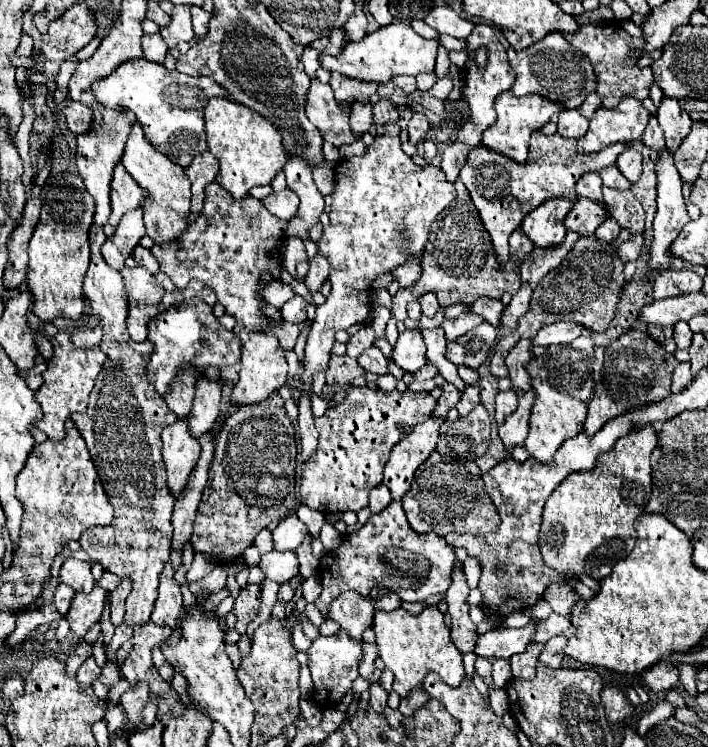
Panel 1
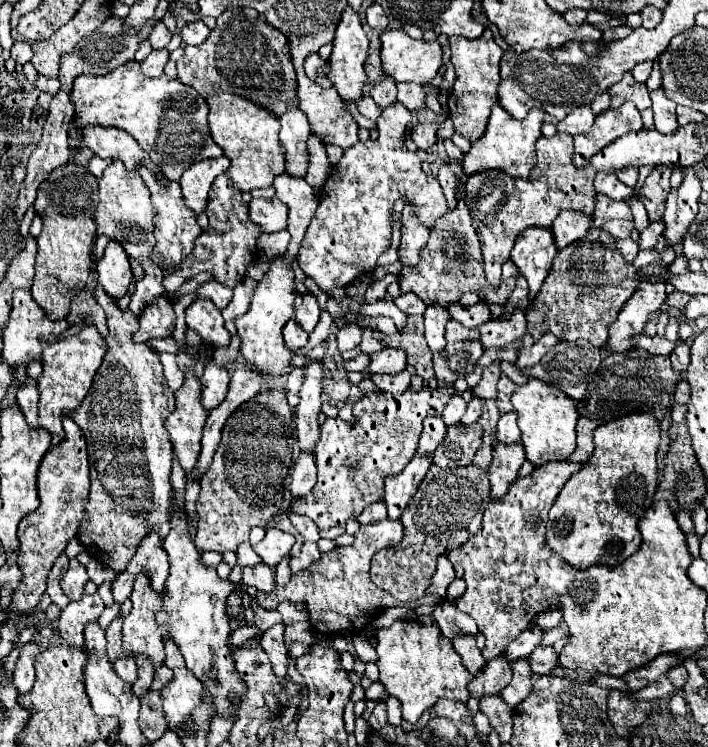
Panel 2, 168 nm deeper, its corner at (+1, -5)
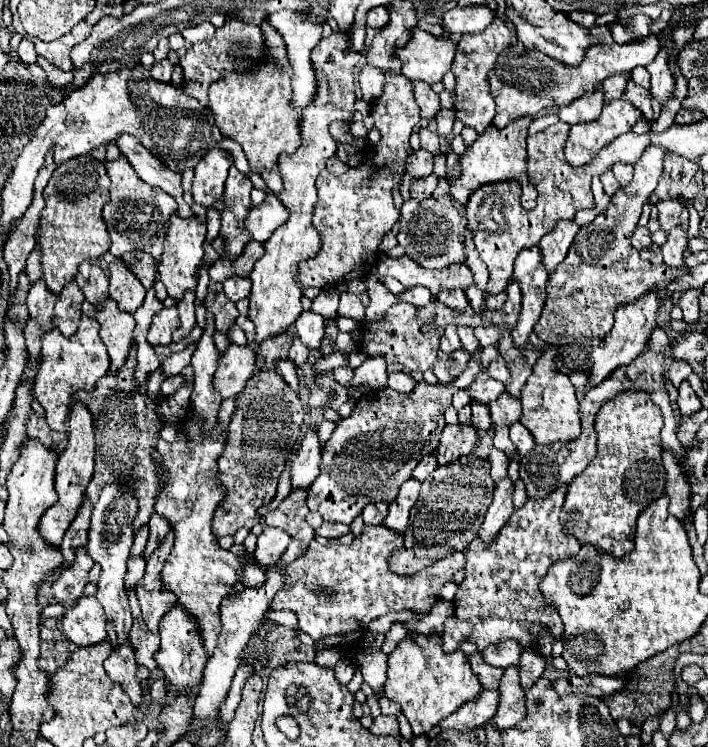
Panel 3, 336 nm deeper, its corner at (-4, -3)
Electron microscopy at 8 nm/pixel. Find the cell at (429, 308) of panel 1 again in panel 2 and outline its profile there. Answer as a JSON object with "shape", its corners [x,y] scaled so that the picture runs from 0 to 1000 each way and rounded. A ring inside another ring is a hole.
{"shape":[[[619,407],[605,410],[605,415],[599,420],[599,434],[602,434],[602,458],[610,471],[624,471],[630,466],[627,444],[630,444],[633,428],[636,428],[636,423],[627,410],[619,410]]]}

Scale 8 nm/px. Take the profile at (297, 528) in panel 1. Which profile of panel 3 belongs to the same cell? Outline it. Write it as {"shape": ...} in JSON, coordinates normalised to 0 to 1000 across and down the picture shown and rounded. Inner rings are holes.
{"shape":[[[377,704],[366,715],[363,734],[360,734],[360,750],[371,758],[380,758],[383,752],[391,752],[397,747],[397,742],[405,736],[408,723],[411,723],[408,715],[403,715],[400,710]]]}

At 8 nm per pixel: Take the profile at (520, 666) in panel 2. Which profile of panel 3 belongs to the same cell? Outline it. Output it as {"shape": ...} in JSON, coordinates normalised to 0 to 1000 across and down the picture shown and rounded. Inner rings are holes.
{"shape":[[[719,892],[713,897],[705,926],[708,926],[708,940],[702,956],[696,959],[696,969],[705,977],[716,977],[725,975],[744,956],[742,924],[733,916],[733,892]]]}

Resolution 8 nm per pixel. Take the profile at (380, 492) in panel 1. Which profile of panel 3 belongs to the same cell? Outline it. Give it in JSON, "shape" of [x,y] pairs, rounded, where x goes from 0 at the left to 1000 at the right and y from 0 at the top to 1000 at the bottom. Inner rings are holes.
{"shape":[[[530,672],[530,675],[521,675],[516,677],[513,683],[513,696],[516,701],[524,701],[524,704],[538,704],[544,691],[547,691],[547,672]]]}

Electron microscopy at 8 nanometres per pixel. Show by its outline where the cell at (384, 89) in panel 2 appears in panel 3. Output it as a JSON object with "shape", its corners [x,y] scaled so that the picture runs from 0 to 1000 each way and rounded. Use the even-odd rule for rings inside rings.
{"shape":[[[555,3],[549,16],[552,27],[530,48],[518,70],[518,83],[535,91],[541,99],[566,99],[566,83],[564,78],[555,78],[555,64],[569,62],[578,54],[578,43],[589,35],[589,21],[575,3]]]}

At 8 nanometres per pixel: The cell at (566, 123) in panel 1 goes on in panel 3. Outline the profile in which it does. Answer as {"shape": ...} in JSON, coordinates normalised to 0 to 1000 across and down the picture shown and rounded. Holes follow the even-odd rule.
{"shape":[[[843,115],[843,120],[838,126],[826,126],[826,131],[815,131],[815,137],[792,145],[790,161],[804,169],[835,163],[835,161],[846,158],[849,145],[852,145],[852,120],[849,120],[849,115]]]}

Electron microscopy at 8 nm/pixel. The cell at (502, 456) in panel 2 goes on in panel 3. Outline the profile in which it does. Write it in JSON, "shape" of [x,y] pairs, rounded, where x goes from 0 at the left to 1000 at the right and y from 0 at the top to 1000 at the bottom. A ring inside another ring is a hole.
{"shape":[[[708,640],[699,648],[699,664],[696,672],[685,688],[685,696],[679,701],[677,718],[685,728],[696,726],[696,720],[705,715],[708,704],[713,704],[713,699],[719,696],[719,688],[725,688],[725,659],[727,659],[727,648],[722,645],[722,640]]]}

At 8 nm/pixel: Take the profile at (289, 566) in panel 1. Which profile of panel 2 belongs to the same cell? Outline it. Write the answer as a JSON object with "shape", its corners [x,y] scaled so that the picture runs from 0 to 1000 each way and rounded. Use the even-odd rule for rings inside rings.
{"shape":[[[373,752],[362,758],[347,758],[342,766],[342,782],[367,793],[381,793],[387,787],[387,763]]]}

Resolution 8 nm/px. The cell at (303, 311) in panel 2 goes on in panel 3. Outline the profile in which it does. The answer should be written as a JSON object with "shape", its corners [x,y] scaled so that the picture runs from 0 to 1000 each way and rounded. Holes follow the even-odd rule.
{"shape":[[[434,415],[419,426],[417,442],[419,442],[425,458],[431,458],[431,463],[436,469],[448,469],[459,450],[459,428],[456,428],[456,423]]]}

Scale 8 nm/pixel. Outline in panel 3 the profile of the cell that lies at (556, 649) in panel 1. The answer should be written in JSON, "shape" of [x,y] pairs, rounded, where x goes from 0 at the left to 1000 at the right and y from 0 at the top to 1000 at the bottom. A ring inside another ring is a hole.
{"shape":[[[742,870],[736,876],[733,886],[733,905],[736,905],[736,918],[744,924],[753,918],[753,913],[770,900],[770,878],[758,870]]]}

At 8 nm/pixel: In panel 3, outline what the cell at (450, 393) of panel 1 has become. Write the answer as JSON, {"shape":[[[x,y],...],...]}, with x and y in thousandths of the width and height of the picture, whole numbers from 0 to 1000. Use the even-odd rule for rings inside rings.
{"shape":[[[609,605],[609,608],[603,608],[603,610],[595,613],[595,618],[589,621],[589,627],[583,629],[583,640],[600,643],[600,640],[606,640],[606,635],[609,635],[614,627],[617,627],[617,613],[614,613],[614,605]]]}

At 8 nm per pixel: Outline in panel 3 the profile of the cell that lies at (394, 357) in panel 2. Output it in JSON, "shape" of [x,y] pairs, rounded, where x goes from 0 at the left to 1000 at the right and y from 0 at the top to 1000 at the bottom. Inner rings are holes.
{"shape":[[[527,477],[527,479],[518,479],[507,493],[501,493],[496,517],[510,517],[510,514],[518,514],[521,519],[544,517],[544,479]]]}

